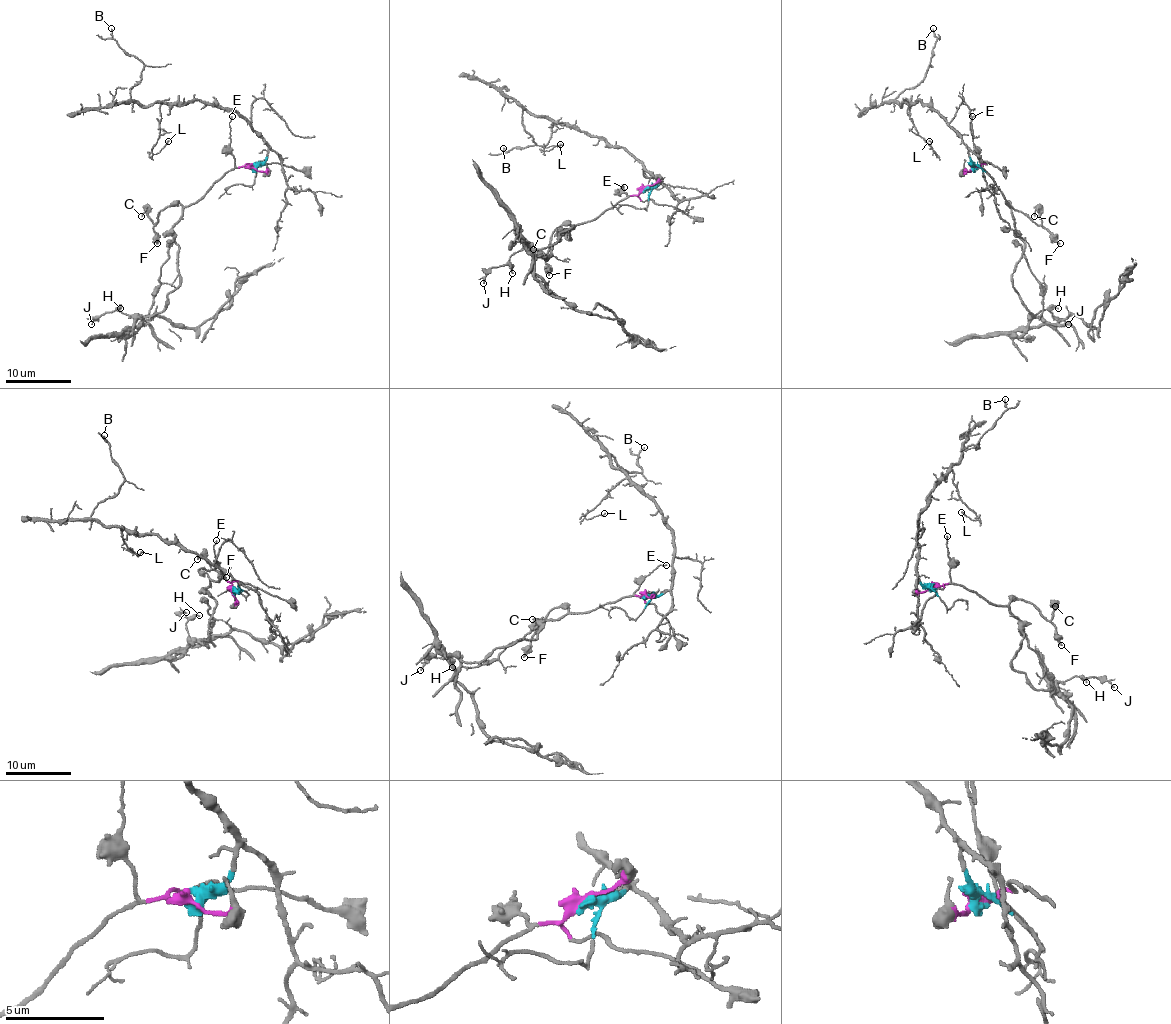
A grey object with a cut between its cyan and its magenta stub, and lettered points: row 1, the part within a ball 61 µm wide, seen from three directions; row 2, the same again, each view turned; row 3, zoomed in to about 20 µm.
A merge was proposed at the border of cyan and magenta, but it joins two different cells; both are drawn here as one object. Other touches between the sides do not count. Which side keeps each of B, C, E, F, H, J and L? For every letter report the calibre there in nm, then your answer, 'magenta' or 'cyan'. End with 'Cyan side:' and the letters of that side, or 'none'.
B: 110 nm thick; cyan
C: 140 nm thick; magenta
E: 130 nm thick; magenta
F: 190 nm thick; magenta
H: 190 nm thick; magenta
J: 170 nm thick; magenta
L: 130 nm thick; cyan
Cyan side: B, L

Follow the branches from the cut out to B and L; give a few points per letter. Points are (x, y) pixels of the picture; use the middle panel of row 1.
B: (645, 188), (660, 182), (622, 147), (524, 109), (524, 128), (535, 144), (503, 147)
L: (645, 188), (660, 182), (622, 147), (611, 147), (603, 139), (553, 124), (544, 147), (550, 151), (560, 144)

